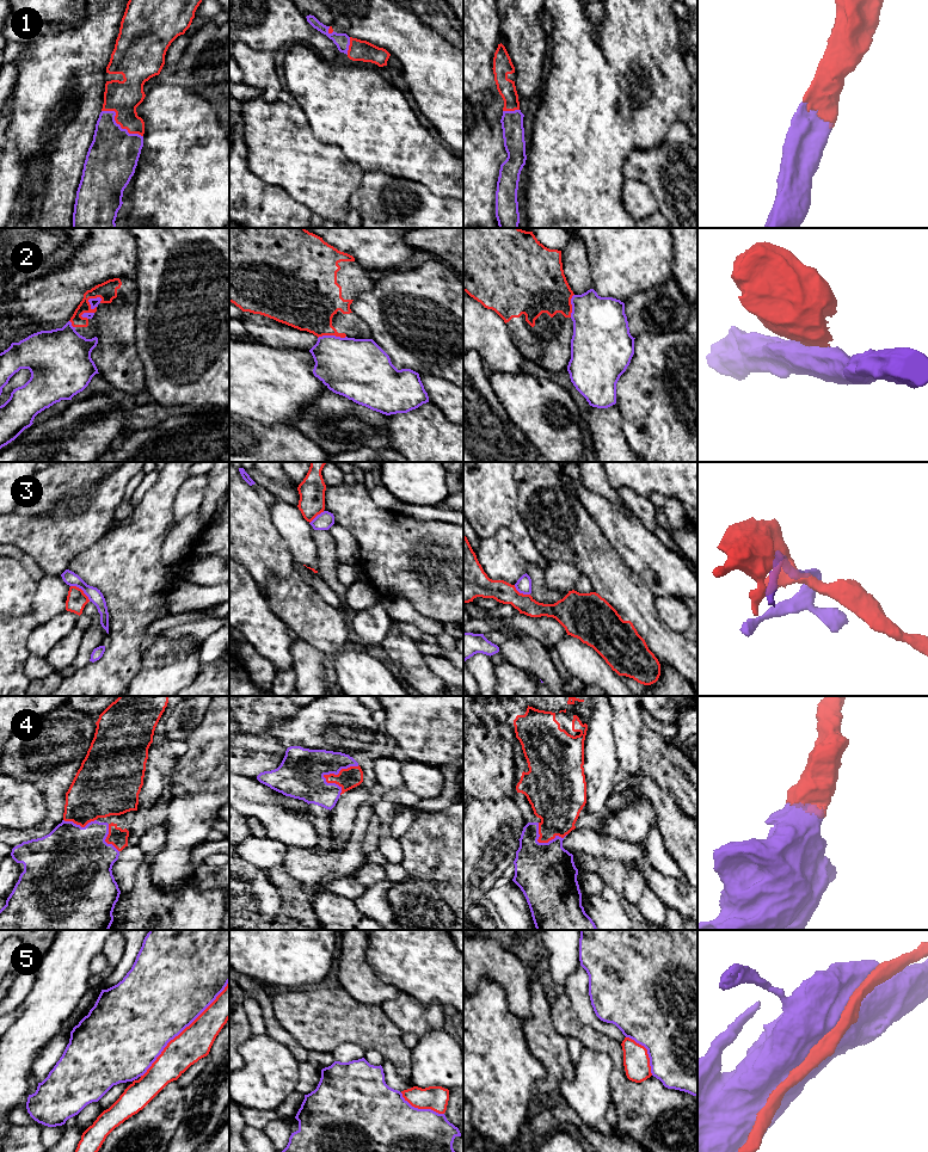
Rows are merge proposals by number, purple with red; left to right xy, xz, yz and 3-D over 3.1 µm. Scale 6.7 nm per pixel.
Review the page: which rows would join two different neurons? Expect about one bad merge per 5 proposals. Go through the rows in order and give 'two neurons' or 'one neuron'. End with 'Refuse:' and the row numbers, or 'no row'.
1: one neuron
2: two neurons
3: two neurons
4: one neuron
5: one neuron
Refuse: 2, 3

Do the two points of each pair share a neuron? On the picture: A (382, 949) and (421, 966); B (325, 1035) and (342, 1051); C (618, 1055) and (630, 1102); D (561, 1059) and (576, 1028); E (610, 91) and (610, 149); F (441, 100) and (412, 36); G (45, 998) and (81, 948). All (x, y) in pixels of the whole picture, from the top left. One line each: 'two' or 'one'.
A: one
B: two
C: one
D: two
E: one
F: one
G: one

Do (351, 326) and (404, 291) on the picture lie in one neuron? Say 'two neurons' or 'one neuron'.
two neurons

